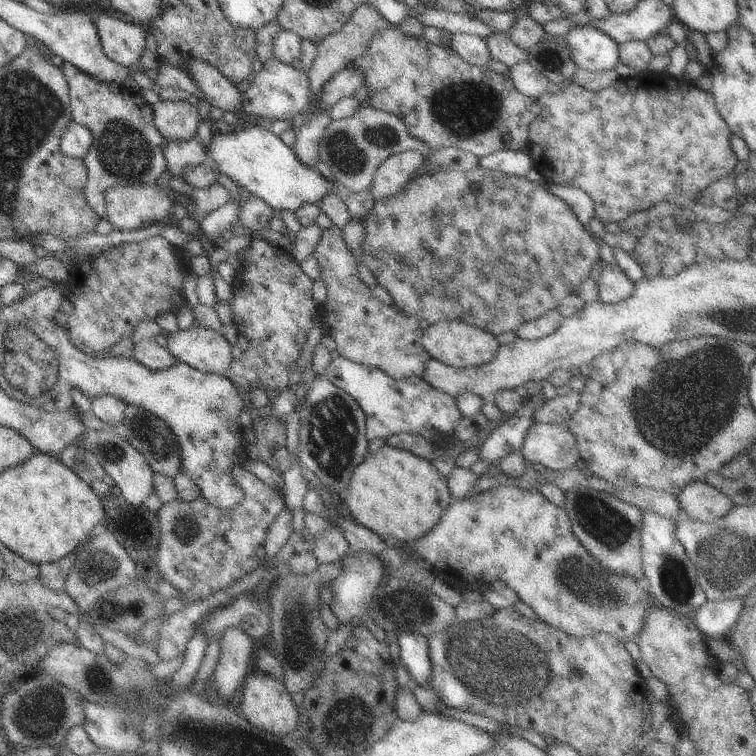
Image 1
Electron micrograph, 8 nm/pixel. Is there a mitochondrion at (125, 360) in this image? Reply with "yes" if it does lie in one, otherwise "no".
no

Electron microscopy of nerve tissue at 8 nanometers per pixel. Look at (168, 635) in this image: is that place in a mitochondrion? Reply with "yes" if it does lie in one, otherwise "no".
no

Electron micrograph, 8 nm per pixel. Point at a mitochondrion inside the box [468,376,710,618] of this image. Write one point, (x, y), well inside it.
(573, 575)

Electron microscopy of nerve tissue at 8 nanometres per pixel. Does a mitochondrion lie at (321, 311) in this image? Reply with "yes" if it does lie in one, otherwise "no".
no

